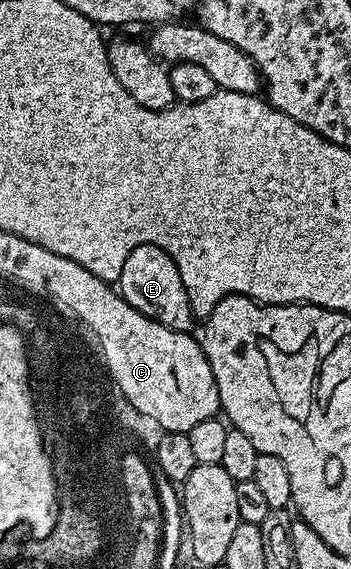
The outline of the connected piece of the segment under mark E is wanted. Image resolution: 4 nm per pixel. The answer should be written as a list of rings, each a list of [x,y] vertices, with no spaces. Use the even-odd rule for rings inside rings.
[[[152,244],[134,247],[121,268],[117,290],[123,300],[129,302],[138,313],[166,326],[167,329],[188,333],[191,330],[190,327],[195,324],[184,280],[177,270],[176,263],[161,247]]]

